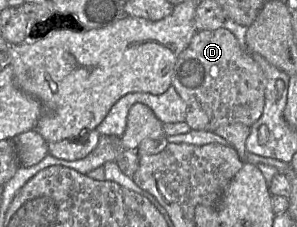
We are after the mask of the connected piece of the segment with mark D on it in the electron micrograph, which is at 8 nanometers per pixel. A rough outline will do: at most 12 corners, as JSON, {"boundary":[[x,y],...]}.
{"boundary":[[224,26],[198,31],[171,85],[192,130],[251,127],[266,86]]}

